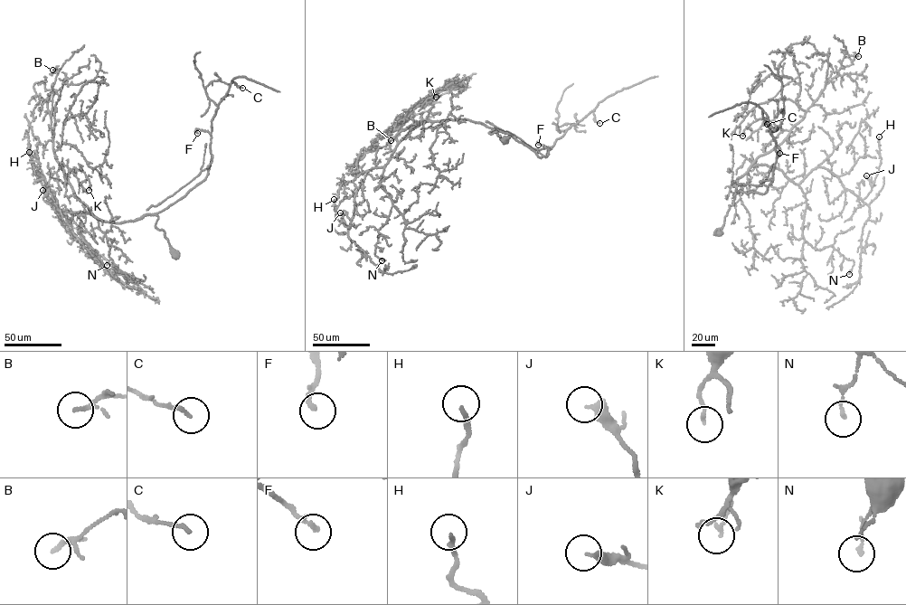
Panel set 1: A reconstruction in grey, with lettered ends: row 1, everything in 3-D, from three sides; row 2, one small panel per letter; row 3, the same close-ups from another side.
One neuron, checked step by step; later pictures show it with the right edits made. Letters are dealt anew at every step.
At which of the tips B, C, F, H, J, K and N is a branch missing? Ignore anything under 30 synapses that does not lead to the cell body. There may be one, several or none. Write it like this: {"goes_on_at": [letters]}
{"goes_on_at": []}

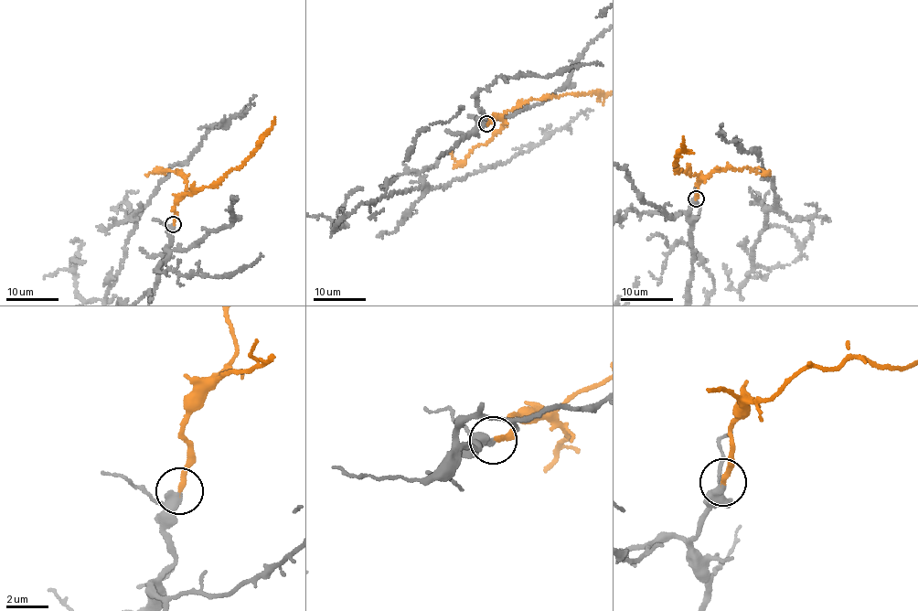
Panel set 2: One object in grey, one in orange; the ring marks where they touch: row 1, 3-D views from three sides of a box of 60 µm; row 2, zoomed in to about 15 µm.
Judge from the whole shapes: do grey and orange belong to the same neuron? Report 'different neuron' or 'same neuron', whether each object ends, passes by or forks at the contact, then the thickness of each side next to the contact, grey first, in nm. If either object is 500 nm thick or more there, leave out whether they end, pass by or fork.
same neuron | grey passes by | orange ends | 280/240 nm

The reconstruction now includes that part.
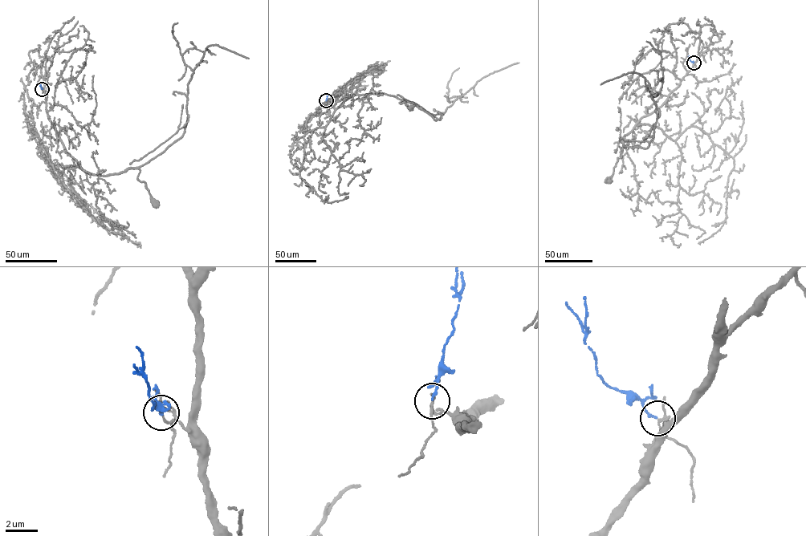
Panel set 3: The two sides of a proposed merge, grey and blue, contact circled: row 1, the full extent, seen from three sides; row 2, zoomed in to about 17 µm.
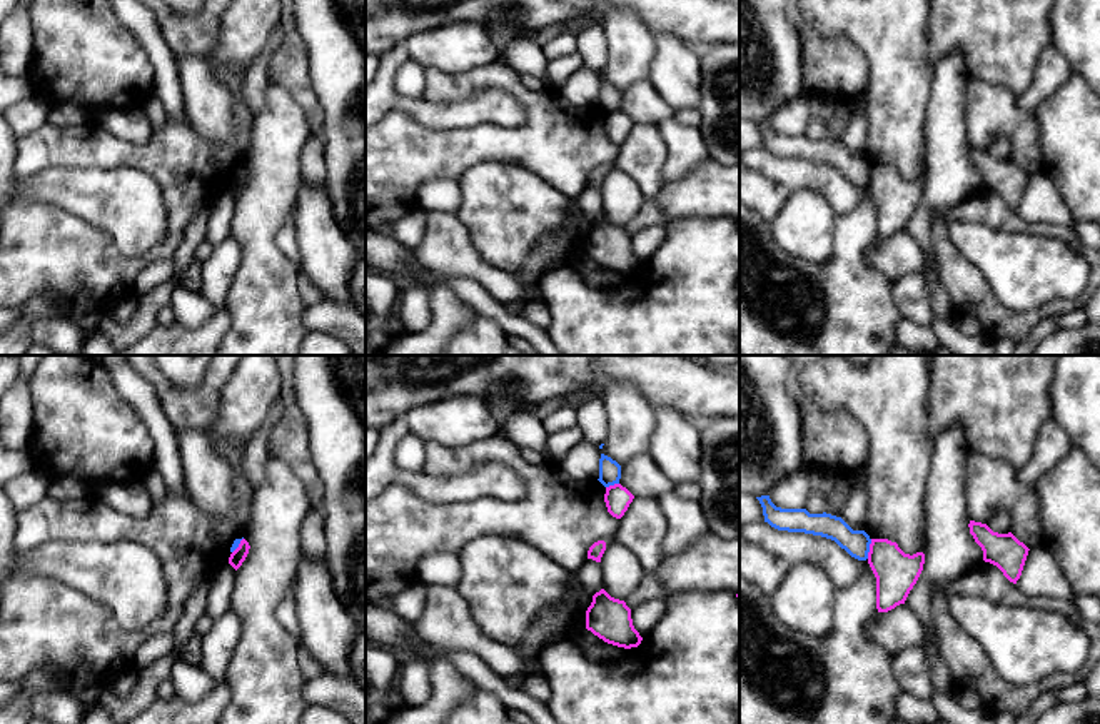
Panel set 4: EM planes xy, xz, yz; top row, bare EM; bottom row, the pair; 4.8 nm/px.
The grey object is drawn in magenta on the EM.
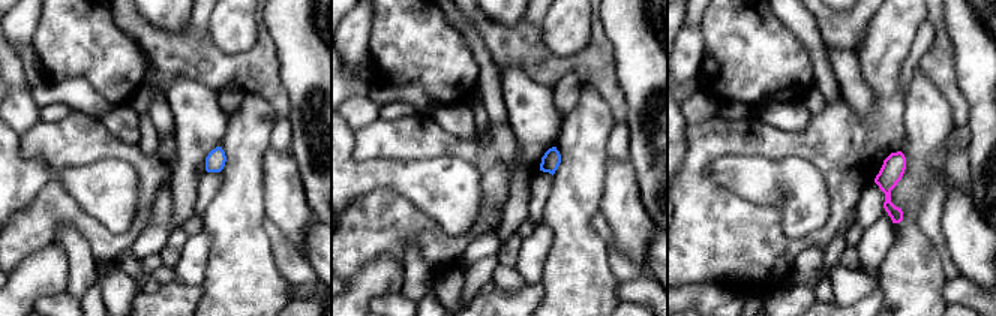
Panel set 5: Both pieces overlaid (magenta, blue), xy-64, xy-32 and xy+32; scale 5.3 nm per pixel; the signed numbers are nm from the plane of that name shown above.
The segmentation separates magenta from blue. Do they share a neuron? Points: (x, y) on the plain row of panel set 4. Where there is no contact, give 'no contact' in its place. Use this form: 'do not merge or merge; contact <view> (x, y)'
do not merge; contact yz (870, 175)

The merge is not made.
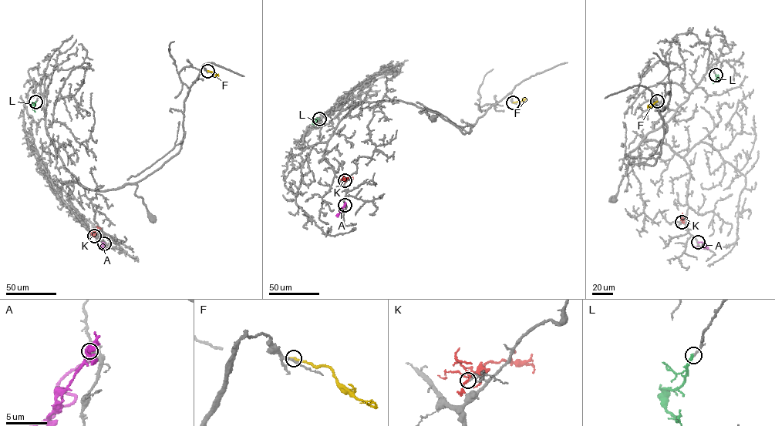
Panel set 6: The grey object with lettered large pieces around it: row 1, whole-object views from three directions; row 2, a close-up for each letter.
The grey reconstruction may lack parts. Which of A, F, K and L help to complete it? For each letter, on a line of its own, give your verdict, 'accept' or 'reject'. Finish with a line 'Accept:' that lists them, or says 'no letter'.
A: reject
F: reject
K: reject
L: accept
Accept: L

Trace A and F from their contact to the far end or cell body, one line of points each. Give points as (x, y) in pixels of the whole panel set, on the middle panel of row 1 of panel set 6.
A: (344, 205), (339, 213), (345, 202)
F: (513, 102), (525, 98)

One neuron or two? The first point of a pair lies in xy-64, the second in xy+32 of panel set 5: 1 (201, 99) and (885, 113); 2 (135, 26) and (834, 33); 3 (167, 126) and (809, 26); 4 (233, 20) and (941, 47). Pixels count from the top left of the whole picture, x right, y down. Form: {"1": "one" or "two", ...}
{"1": "two", "2": "one", "3": "one", "4": "two"}

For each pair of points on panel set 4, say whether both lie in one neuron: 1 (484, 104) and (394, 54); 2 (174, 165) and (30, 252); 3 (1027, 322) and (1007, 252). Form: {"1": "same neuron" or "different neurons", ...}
{"1": "same neuron", "2": "same neuron", "3": "different neurons"}

